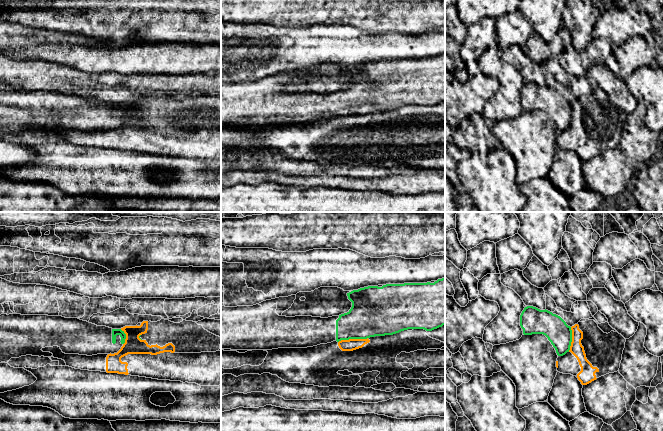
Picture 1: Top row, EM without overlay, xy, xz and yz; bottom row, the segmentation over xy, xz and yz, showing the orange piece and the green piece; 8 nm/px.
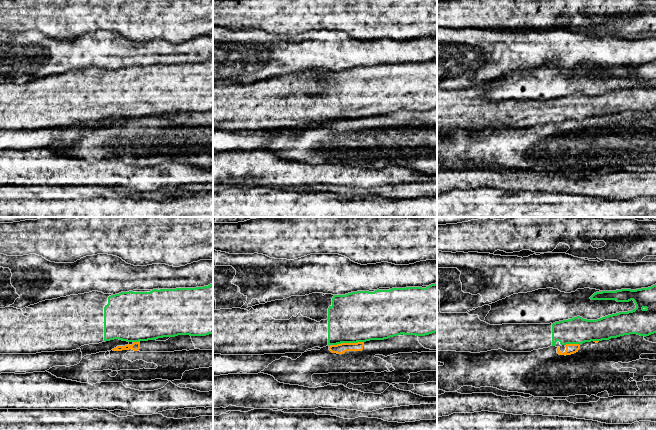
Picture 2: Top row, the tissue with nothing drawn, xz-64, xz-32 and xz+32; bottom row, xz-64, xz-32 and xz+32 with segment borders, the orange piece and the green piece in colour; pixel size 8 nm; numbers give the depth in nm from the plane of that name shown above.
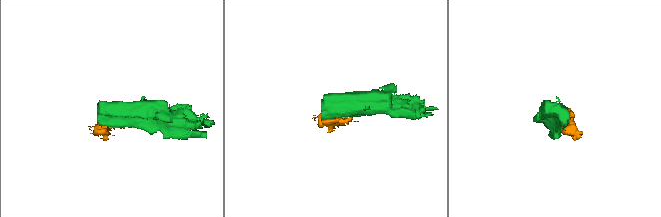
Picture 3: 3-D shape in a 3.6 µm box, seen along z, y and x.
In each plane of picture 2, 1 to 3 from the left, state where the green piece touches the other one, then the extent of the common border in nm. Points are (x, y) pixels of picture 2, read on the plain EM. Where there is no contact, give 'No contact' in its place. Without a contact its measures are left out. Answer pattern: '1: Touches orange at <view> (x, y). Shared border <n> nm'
1: Touches orange at xz-64 (136, 118). Shared border 60 nm
2: Touches orange at xz-32 (347, 119). Shared border 260 nm
3: Touches orange at xz+32 (572, 120). Shared border 120 nm

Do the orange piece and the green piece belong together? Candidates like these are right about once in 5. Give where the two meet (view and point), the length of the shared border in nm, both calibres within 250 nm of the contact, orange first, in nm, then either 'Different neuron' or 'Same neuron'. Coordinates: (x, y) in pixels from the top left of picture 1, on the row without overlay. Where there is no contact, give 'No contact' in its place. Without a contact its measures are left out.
Touches orange at xz (352, 115). Shared border 240 nm. Thickness 100 nm (orange) against 340 nm. Different neuron

